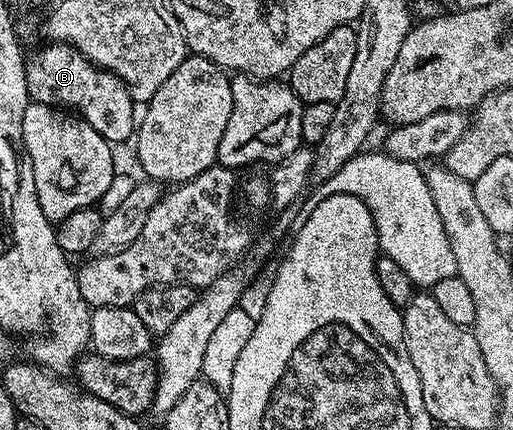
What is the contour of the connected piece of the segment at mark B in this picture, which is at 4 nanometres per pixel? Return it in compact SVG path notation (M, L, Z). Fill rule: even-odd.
M64 42L45 44L37 54L37 63L26 65L27 92L30 99L48 106L65 107L76 112L81 119L99 136L103 136L113 146L113 173L122 174L137 180L142 177L141 165L136 149L125 141L135 134L135 103L129 94L129 88L116 78L110 70L103 70L94 62L86 60L73 46ZM121 142L121 143L117 143Z

